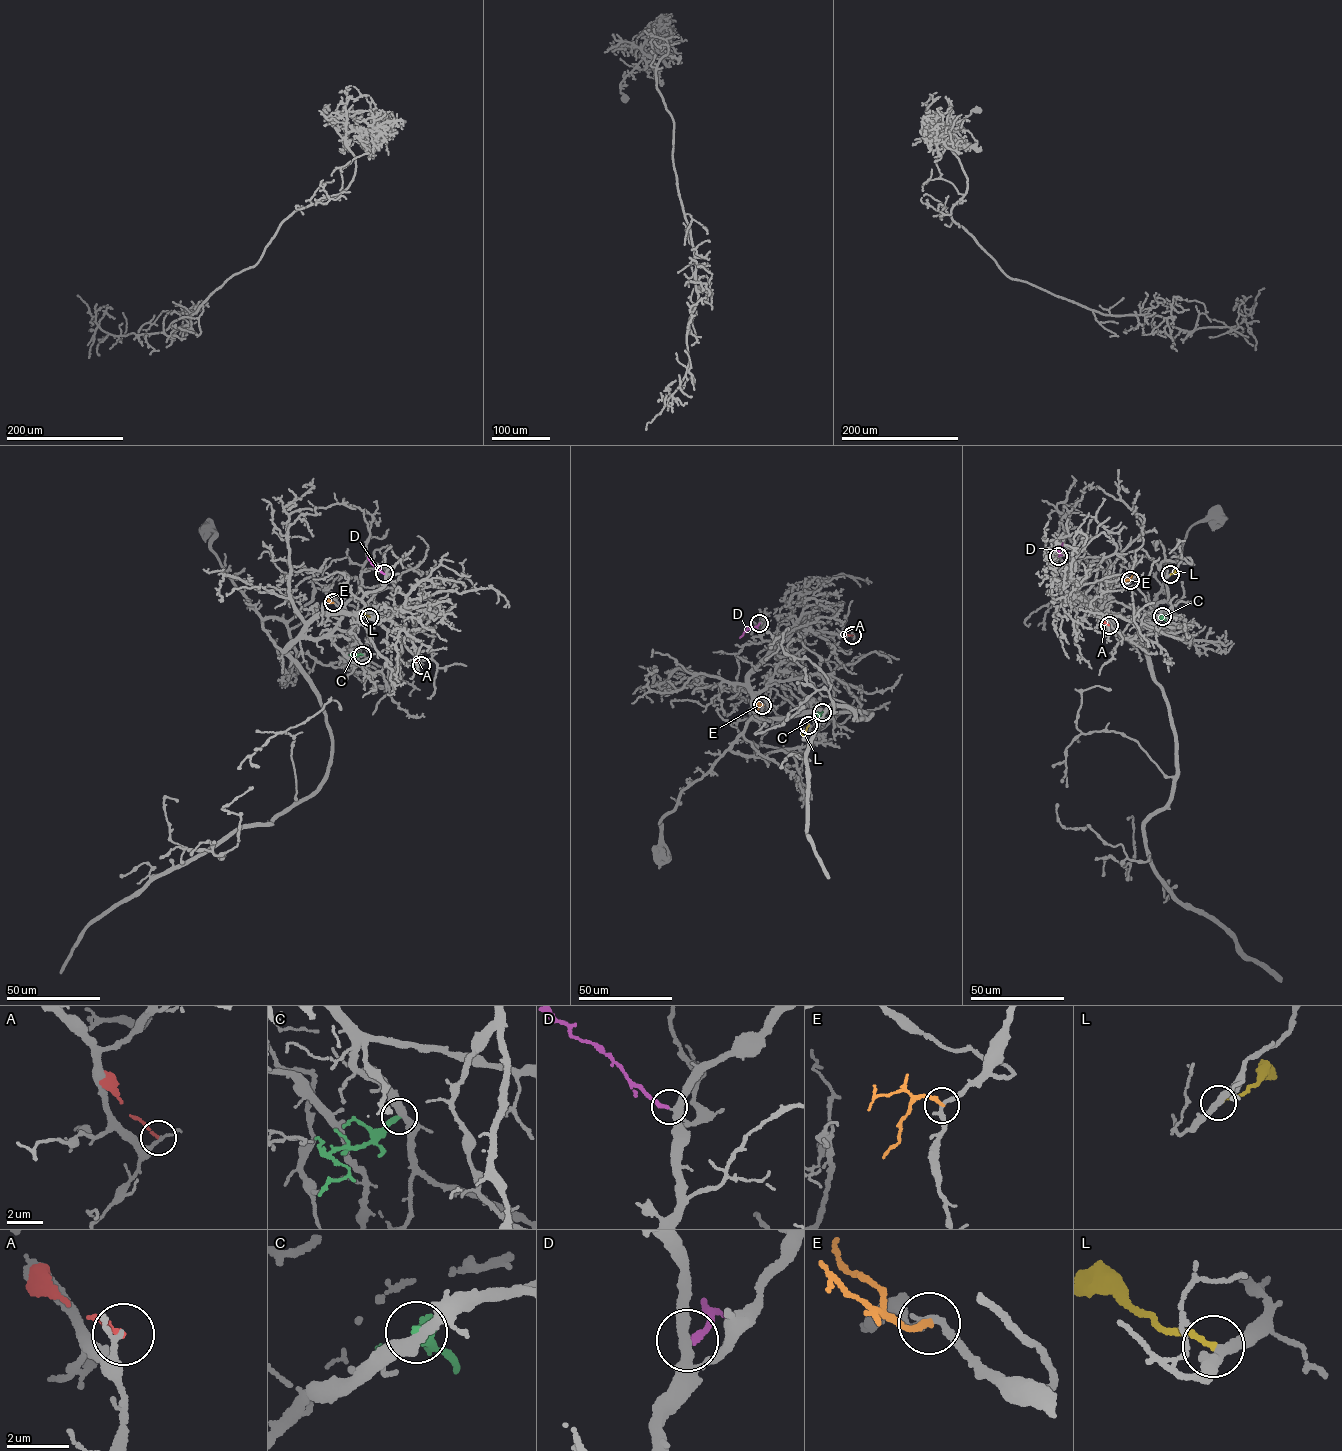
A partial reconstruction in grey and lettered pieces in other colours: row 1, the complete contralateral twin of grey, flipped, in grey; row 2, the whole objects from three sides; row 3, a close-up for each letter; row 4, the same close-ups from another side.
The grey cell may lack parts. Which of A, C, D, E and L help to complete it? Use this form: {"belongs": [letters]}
{"belongs": ["D"]}

